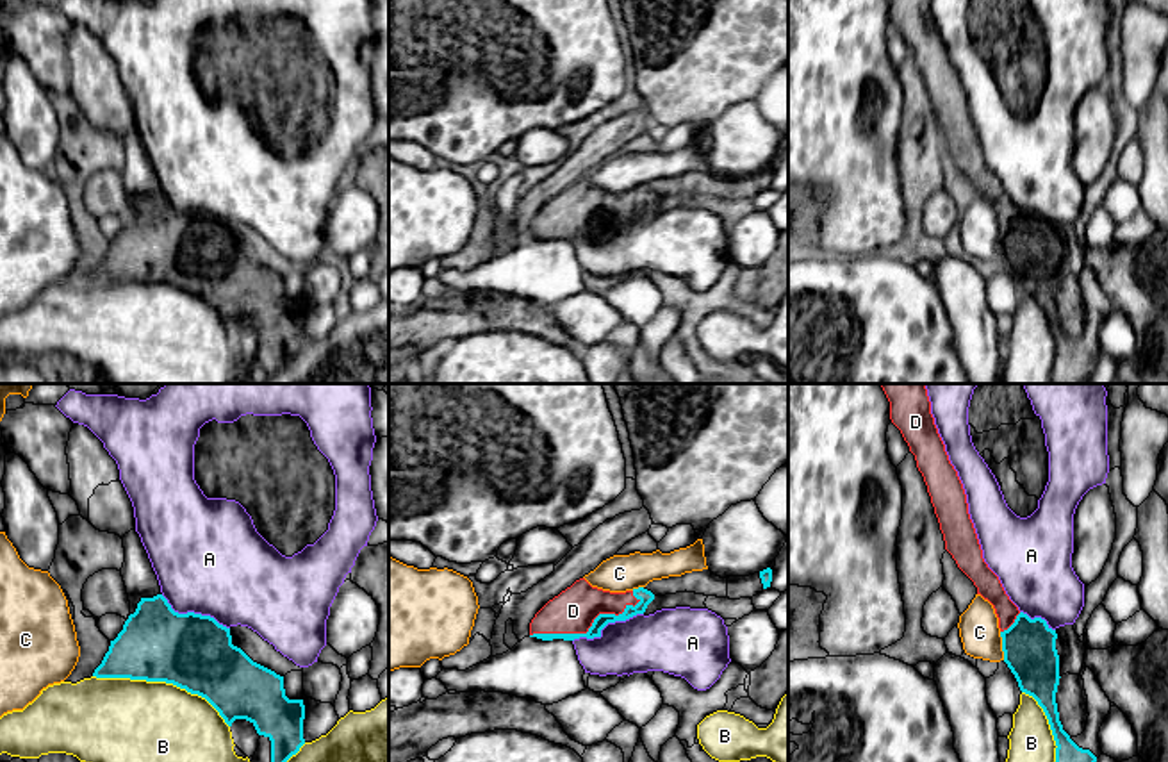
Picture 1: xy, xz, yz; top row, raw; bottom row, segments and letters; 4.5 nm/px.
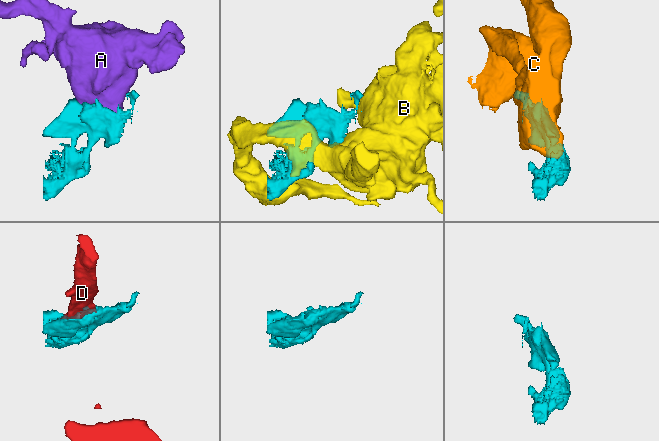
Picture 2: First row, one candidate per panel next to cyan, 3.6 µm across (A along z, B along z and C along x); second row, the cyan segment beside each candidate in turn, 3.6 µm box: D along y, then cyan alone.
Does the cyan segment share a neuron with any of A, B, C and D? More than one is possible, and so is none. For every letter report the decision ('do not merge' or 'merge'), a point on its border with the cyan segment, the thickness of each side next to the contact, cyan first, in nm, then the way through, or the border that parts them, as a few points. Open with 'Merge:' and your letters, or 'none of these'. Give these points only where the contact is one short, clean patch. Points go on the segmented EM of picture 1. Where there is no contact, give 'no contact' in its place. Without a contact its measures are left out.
Merge: D
A: do not merge; meets cyan in xz at (607, 623); 70 nm thick on the cyan side, 260 nm on the other; border along xz (642, 612), (610, 621), (598, 636), (576, 637), (573, 641)
B: do not merge; meets cyan in xy at (163, 680); 340 nm thick on the cyan side, 380 nm on the other
C: do not merge; meets cyan in yz at (1003, 646); 240 nm thick on the cyan side, 180 nm on the other
D: merge; meets cyan in xz at (589, 630); 60 nm thick on the cyan side, 200 nm on the other

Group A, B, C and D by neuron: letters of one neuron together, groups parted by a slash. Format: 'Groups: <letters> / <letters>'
Groups: A / B / C / D

